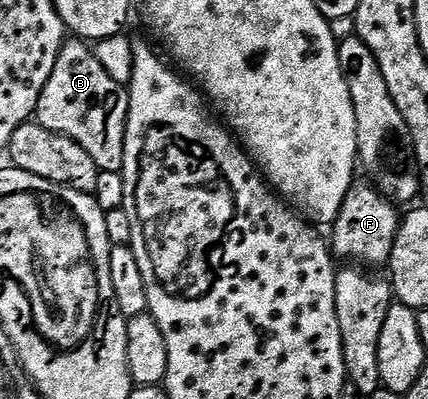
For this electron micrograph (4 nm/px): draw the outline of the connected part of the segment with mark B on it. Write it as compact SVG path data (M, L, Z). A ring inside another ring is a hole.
M79 38L65 39L62 50L58 54L58 62L54 62L54 74L50 74L50 82L46 82L46 90L42 90L42 98L38 98L34 120L35 123L41 124L46 130L54 130L58 134L62 134L66 138L78 142L78 146L82 146L82 150L86 150L86 154L90 154L90 158L94 158L96 167L101 172L112 171L123 173L124 139L126 138L126 122L128 121L128 89L125 85L114 82L114 78L110 78L110 74L106 74L106 66L102 66L102 62L98 62L95 51L85 41Z

